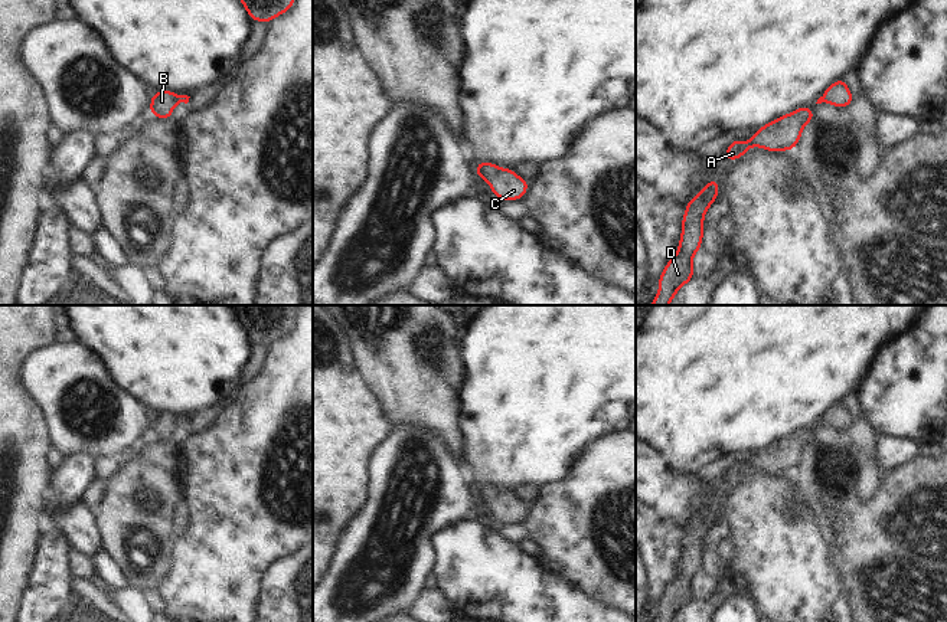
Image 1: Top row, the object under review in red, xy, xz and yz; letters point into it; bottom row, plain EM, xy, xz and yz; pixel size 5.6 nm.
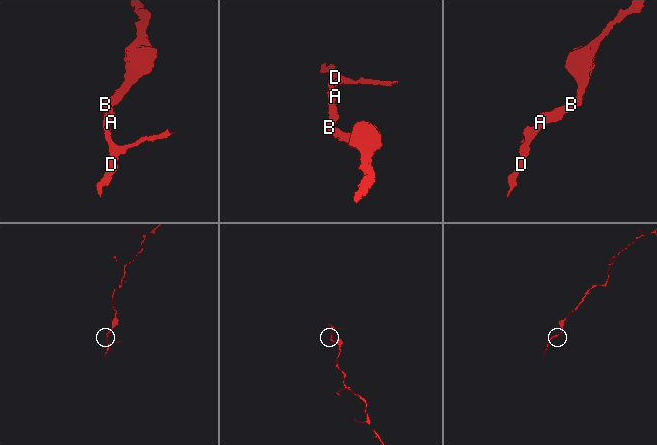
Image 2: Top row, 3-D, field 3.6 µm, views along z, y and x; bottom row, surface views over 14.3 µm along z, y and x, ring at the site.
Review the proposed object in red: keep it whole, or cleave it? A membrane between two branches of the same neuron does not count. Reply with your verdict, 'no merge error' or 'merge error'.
no merge error

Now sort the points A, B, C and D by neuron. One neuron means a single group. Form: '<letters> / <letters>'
A B C D

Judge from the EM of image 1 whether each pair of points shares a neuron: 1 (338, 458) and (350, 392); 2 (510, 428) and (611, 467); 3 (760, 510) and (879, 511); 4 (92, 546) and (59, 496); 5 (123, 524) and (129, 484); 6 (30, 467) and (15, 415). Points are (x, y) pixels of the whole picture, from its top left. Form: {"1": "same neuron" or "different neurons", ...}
{"1": "same neuron", "2": "different neurons", "3": "different neurons", "4": "different neurons", "5": "same neuron", "6": "same neuron"}

